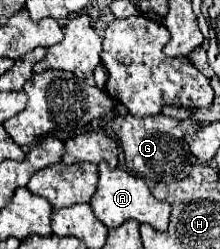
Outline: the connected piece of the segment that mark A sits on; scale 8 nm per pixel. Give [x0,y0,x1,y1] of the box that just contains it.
[91,161,171,231]

